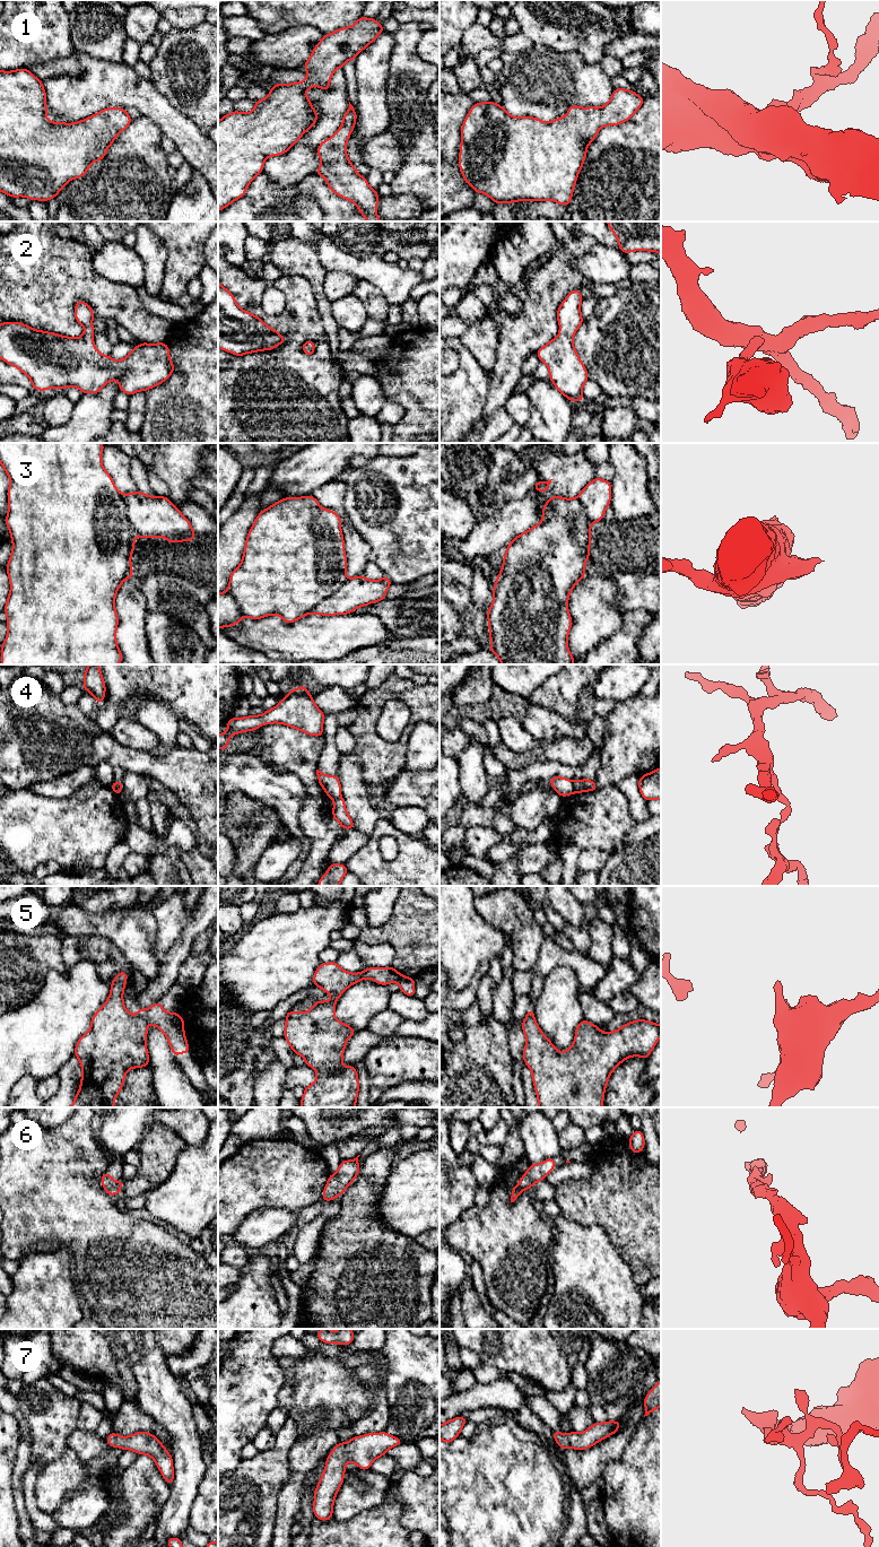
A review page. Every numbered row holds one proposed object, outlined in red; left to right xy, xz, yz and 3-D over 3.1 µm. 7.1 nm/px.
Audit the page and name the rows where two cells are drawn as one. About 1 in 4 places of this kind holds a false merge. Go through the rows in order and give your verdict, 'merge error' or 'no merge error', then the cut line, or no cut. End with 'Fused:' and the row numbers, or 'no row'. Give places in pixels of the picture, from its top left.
1: no merge error; cut none
2: no merge error; cut none
3: merge error; cut xy (121, 494), (124, 501), (124, 512), (136, 536)
4: merge error; cut yz (572, 782), (573, 792)
5: merge error; cut xy (136, 1015), (142, 1016), (148, 1022)
6: no merge error; cut none
7: no merge error; cut none
Fused: 3, 4, 5

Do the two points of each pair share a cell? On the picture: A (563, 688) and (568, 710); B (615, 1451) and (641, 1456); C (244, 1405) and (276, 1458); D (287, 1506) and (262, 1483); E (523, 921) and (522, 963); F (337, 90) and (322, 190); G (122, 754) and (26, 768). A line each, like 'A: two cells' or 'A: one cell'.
A: one cell
B: two cells
C: two cells
D: two cells
E: one cell
F: two cells
G: one cell

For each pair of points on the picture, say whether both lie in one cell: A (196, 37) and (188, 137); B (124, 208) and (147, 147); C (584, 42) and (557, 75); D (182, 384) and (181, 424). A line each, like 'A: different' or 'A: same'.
A: different
B: same
C: different
D: same

